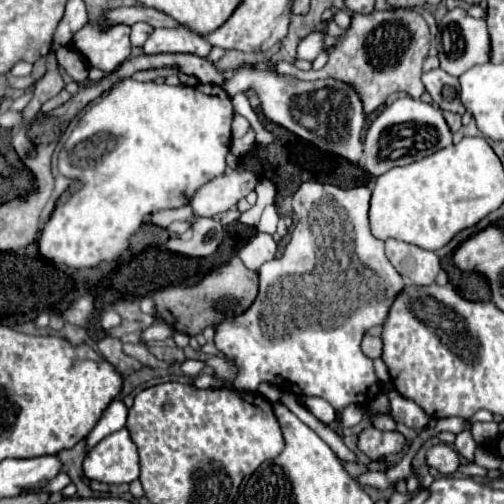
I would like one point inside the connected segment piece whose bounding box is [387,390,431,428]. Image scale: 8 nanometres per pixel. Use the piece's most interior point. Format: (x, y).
(405, 411)

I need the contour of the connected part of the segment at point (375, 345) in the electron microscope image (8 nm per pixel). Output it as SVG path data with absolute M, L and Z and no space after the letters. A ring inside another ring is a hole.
M365 336L363 342L361 342L361 350L369 358L379 358L381 350L383 350L383 342L377 336Z

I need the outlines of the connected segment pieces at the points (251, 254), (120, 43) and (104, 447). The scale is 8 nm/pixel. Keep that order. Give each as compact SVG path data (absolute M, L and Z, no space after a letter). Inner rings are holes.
M255 234L241 250L239 250L239 258L243 260L243 264L249 270L259 270L259 266L267 260L273 260L277 252L277 244L273 240L271 234Z
M87 24L75 34L73 46L89 66L109 74L131 54L129 32L129 26L115 26L101 32L97 24Z
M123 428L105 436L83 462L89 480L105 484L123 484L139 478L139 454L131 442L129 432Z

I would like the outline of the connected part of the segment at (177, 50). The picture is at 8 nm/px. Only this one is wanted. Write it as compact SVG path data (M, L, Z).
M175 26L175 28L155 28L147 42L143 44L145 54L161 54L161 52L171 52L171 54L195 54L199 58L207 58L211 52L211 44L207 38L191 32L185 26Z

